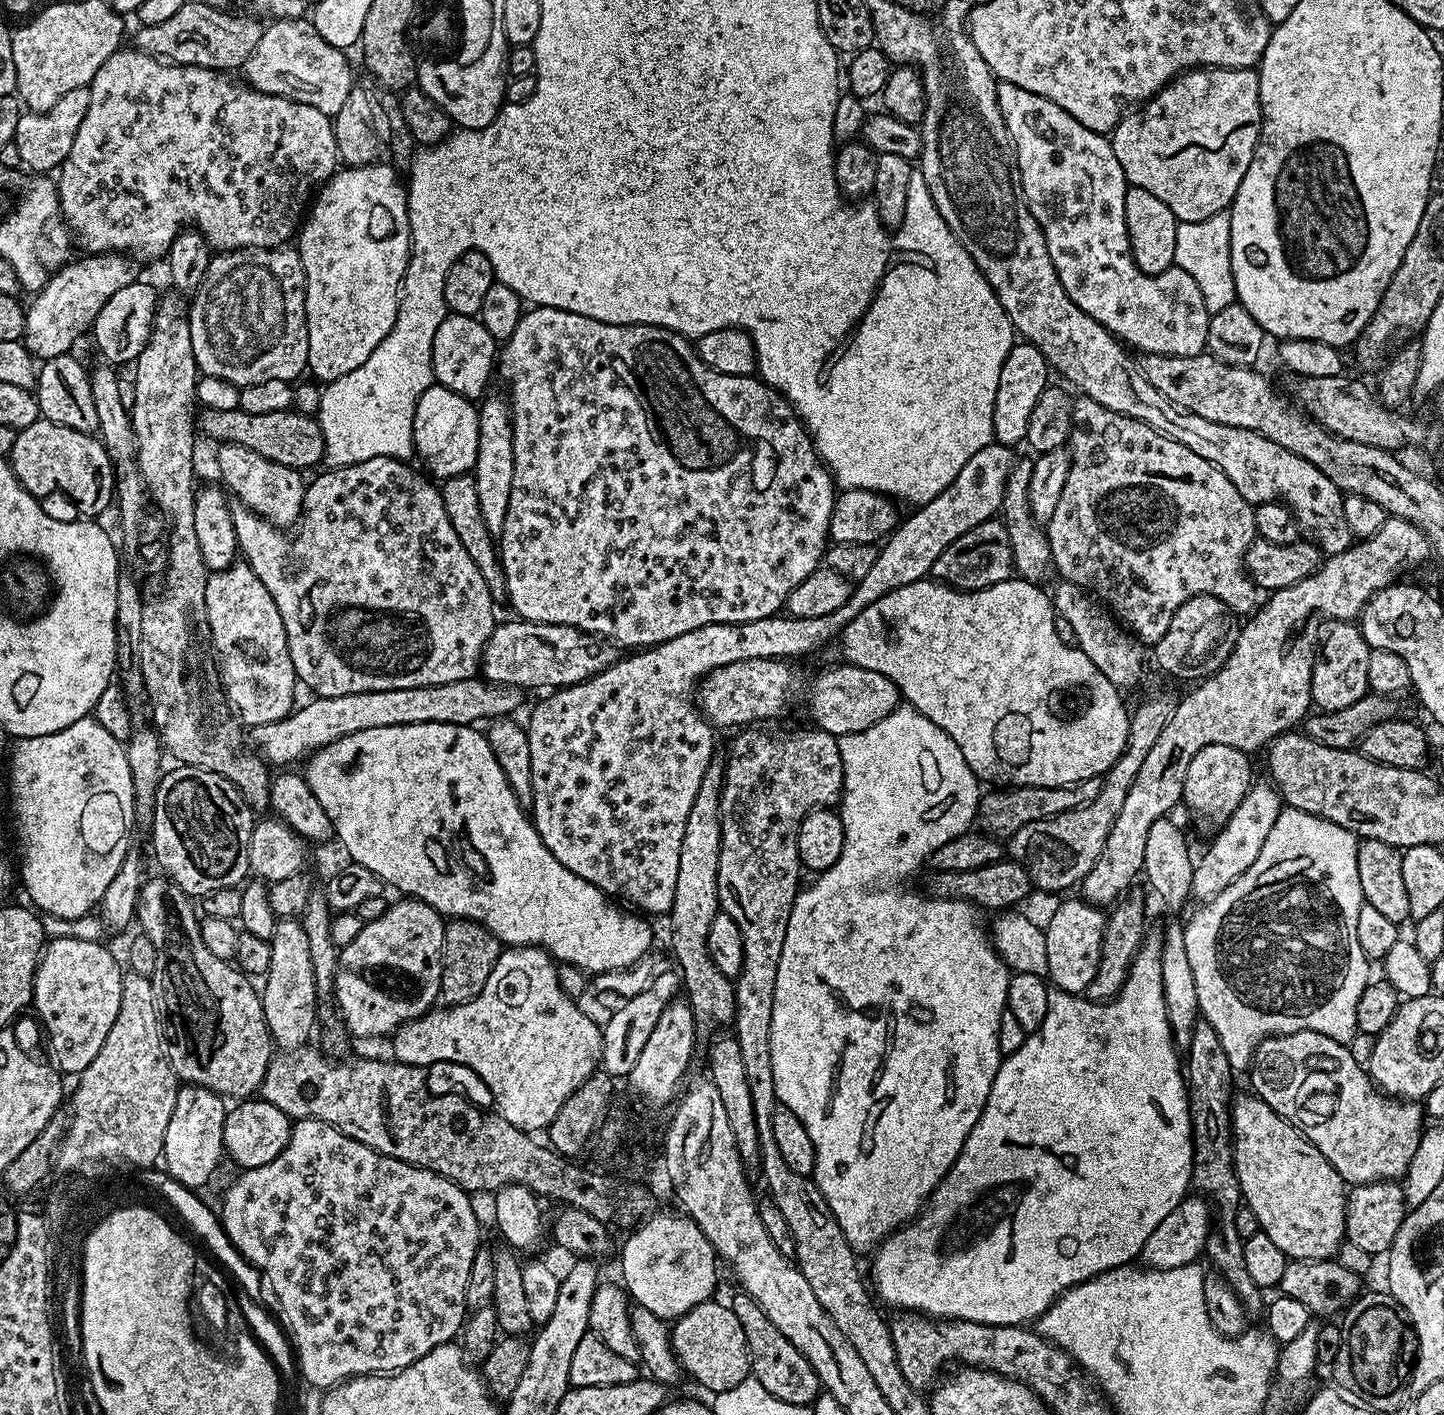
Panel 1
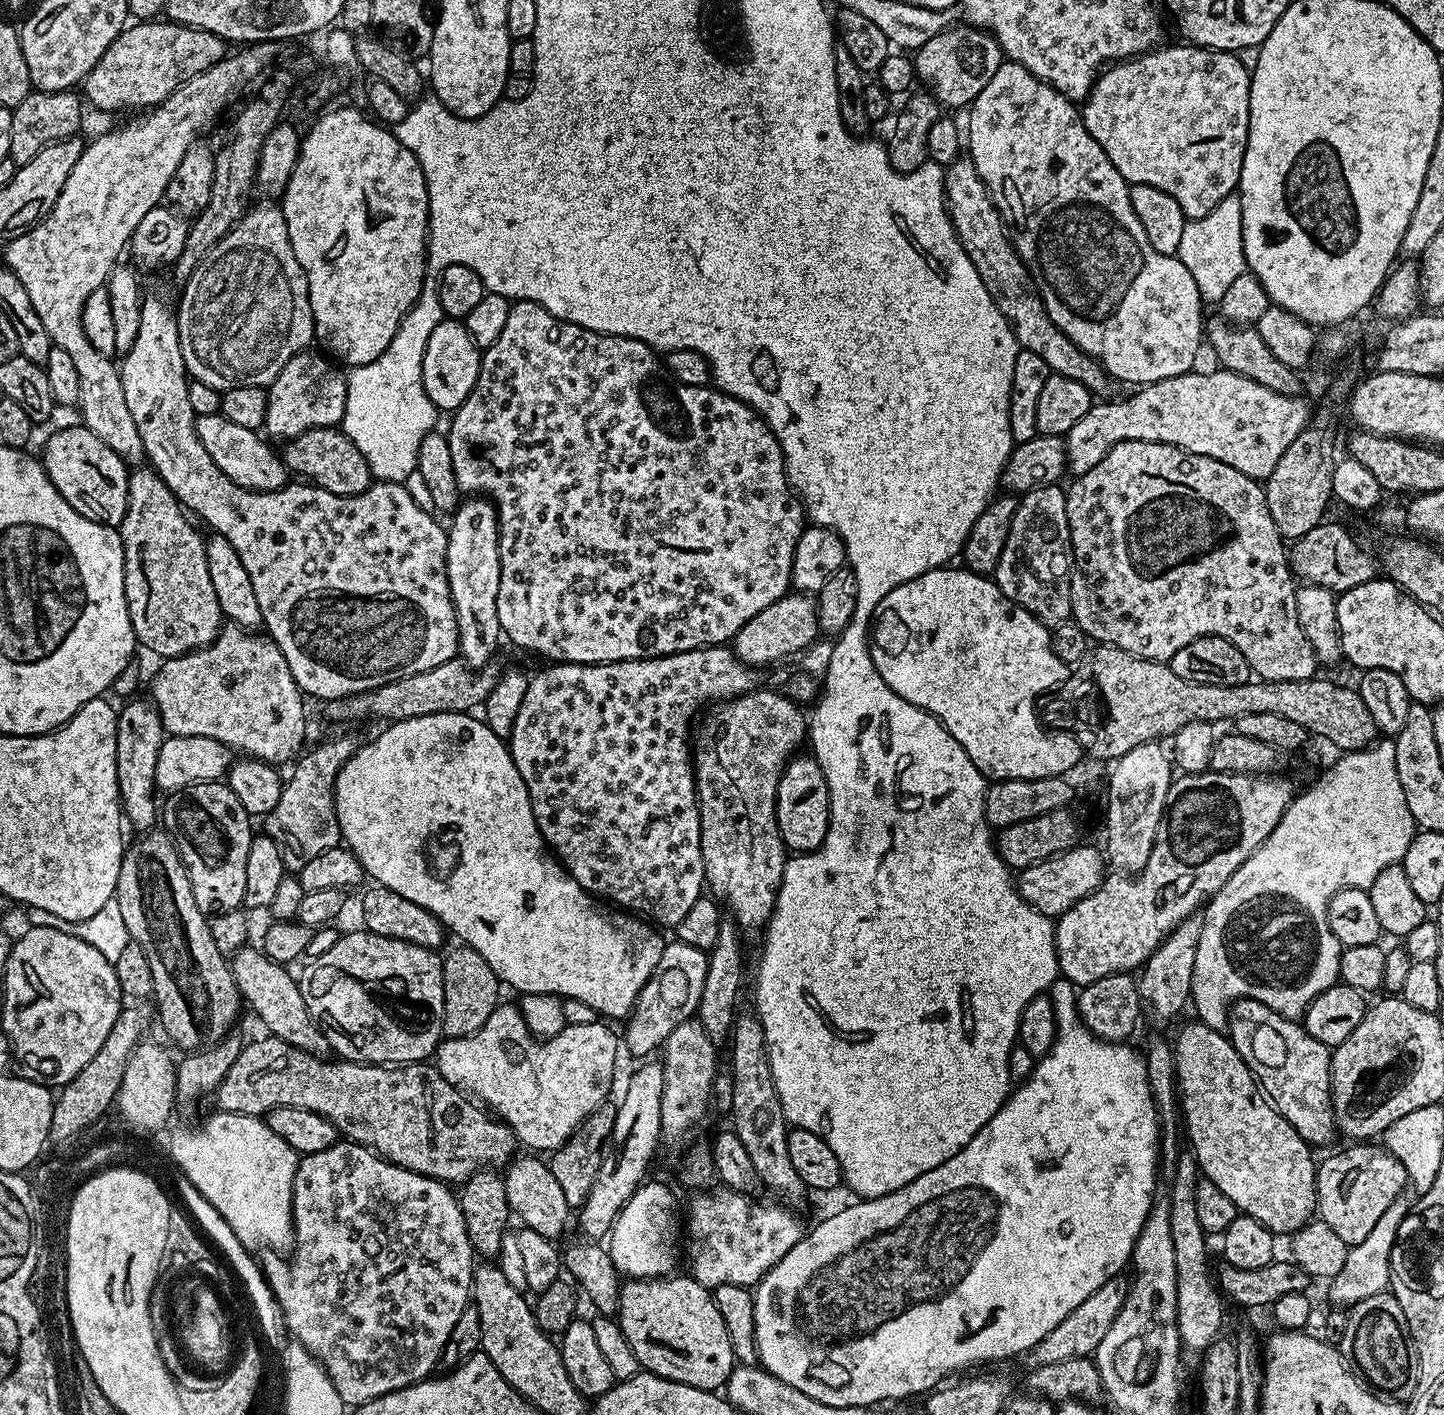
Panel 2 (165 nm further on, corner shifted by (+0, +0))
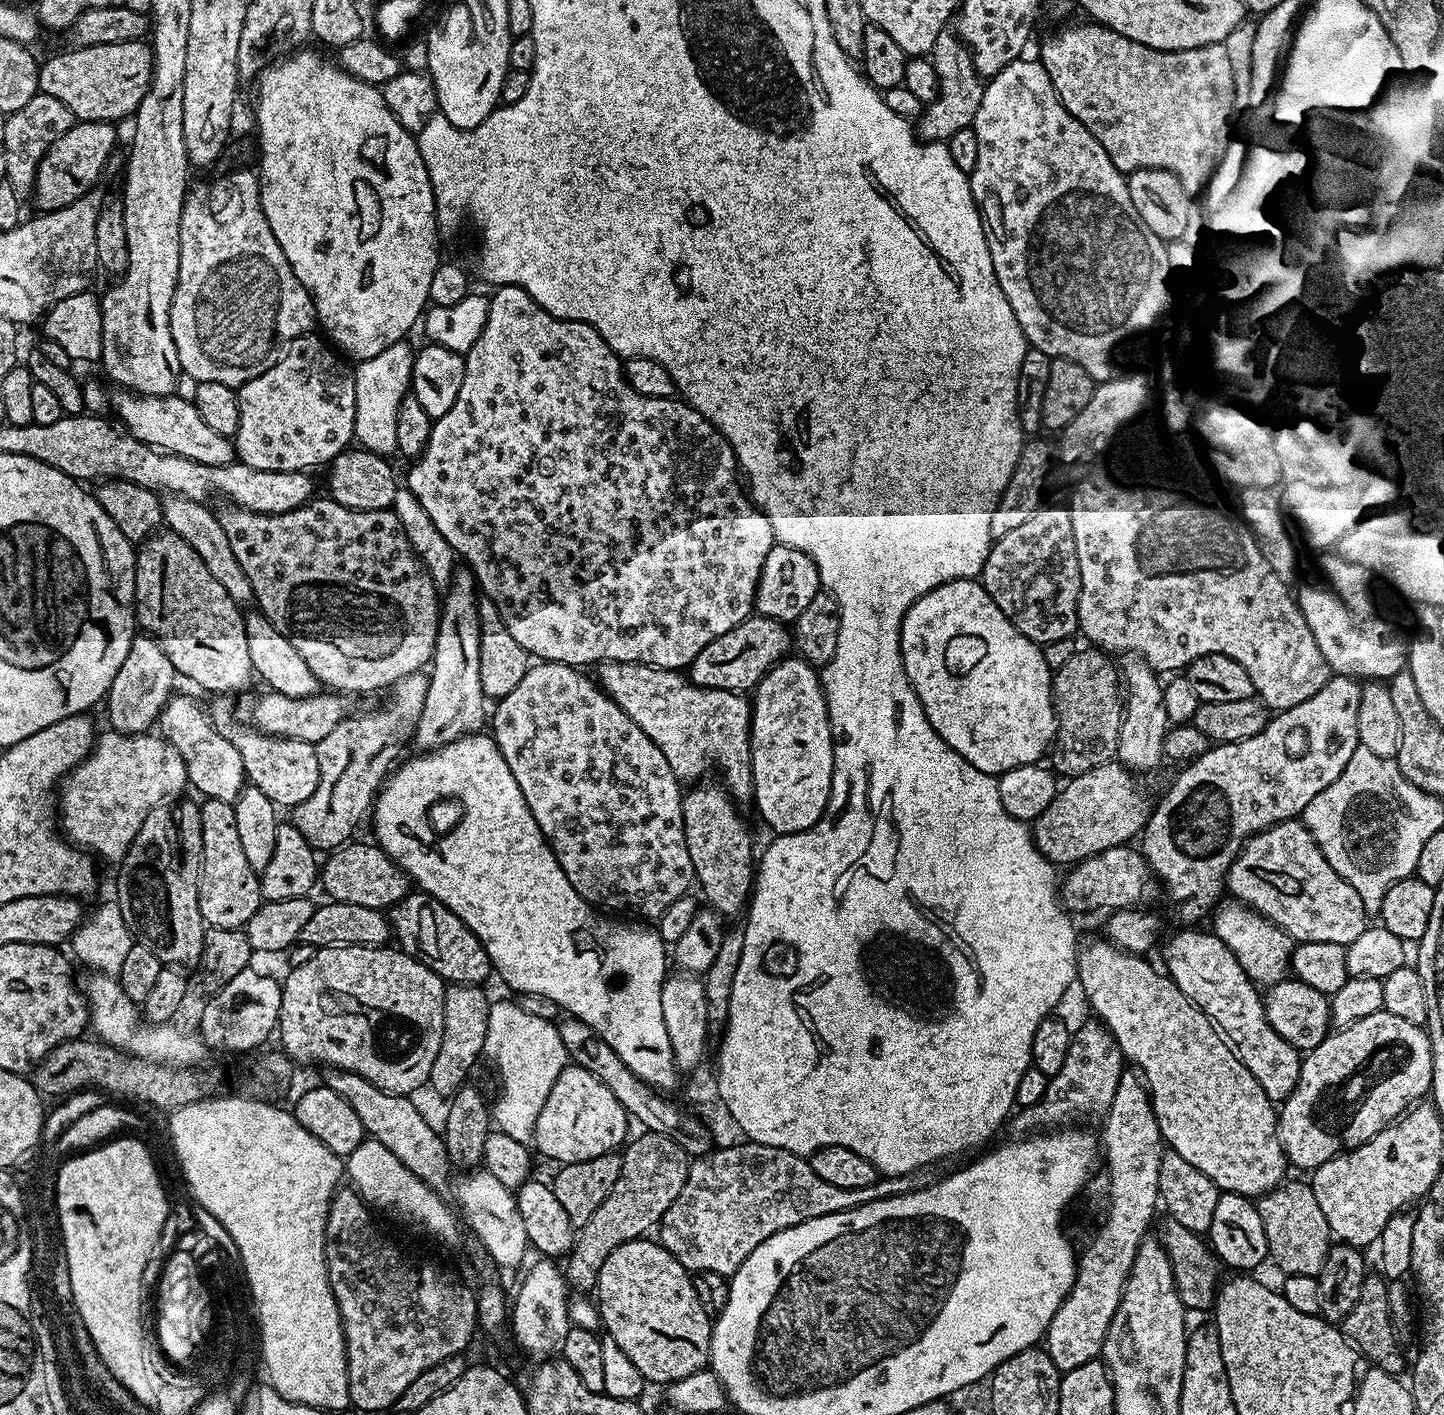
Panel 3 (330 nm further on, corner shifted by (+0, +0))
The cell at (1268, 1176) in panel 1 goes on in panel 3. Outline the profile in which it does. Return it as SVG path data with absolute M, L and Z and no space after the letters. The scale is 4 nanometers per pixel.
M1101 938L1101 940L1092 940L1085 948L1083 945L1079 949L1076 957L1076 974L1079 987L1084 987L1084 992L1088 995L1089 1006L1096 1011L1093 1012L1095 1019L1103 1022L1111 1030L1112 1037L1118 1042L1120 1051L1124 1053L1125 1061L1129 1065L1137 1064L1137 1066L1132 1066L1138 1069L1139 1075L1148 1085L1148 1092L1152 1096L1152 1109L1158 1118L1160 1135L1165 1145L1171 1151L1182 1154L1182 1158L1186 1158L1186 1162L1190 1162L1190 1166L1198 1166L1198 1170L1202 1170L1202 1174L1206 1174L1206 1178L1210 1178L1225 1192L1237 1192L1239 1196L1259 1198L1265 1192L1271 1192L1272 1189L1280 1187L1286 1176L1284 1171L1289 1171L1290 1165L1288 1157L1284 1155L1284 1147L1280 1141L1278 1112L1274 1107L1274 1101L1266 1095L1262 1086L1258 1086L1254 1074L1250 1074L1250 1070L1246 1070L1246 1066L1236 1056L1232 1045L1228 1043L1209 1016L1201 1008L1191 1004L1186 998L1186 994L1182 994L1182 990L1178 990L1178 986L1172 981L1171 976L1165 974L1159 967L1156 969L1154 965L1147 964L1144 960L1147 959L1143 955L1125 952L1123 948L1117 948L1115 944Z

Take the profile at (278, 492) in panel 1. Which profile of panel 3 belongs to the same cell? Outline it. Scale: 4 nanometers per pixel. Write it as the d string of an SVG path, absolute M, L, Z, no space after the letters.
M127 390L113 391L110 404L120 415L119 423L128 435L141 440L150 448L181 456L206 466L226 466L237 459L235 443L229 437L218 434L214 426L206 426L202 422L202 414L198 414L195 403L183 400L175 394L171 396L137 396Z

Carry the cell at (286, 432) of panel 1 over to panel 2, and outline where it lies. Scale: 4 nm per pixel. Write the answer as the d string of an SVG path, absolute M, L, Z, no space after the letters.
M339 427L315 428L298 434L282 448L282 459L289 473L298 475L318 488L325 488L339 496L362 494L373 484L374 477L362 450L350 442L350 438Z

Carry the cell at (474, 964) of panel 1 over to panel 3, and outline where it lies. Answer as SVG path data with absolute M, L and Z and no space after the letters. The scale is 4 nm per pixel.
M448 984L444 989L444 1029L438 1058L428 1075L428 1084L443 1098L455 1096L459 1088L469 1083L476 1059L484 1056L484 1043L488 1029L490 999L483 987L474 984Z

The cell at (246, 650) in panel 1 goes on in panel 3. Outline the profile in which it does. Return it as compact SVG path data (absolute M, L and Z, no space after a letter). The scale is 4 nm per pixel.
M220 694L215 697L216 700L210 704L210 715L212 724L217 730L224 735L234 746L234 750L238 750L242 754L242 762L244 763L244 774L247 783L253 788L262 790L262 794L266 794L266 798L270 798L272 803L280 810L291 810L298 807L302 802L306 802L306 798L310 798L310 794L314 794L314 789L318 787L318 754L316 753L316 745L310 742L298 742L294 738L282 738L281 736L265 736L263 732L257 732L255 728L247 723L236 721L236 716L232 713L233 697L228 694Z

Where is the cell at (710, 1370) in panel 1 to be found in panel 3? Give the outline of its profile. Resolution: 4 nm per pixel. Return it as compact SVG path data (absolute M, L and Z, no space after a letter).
M641 1238L618 1246L618 1250L614 1250L614 1254L602 1262L594 1300L598 1305L603 1331L614 1338L614 1342L618 1342L618 1347L626 1353L626 1358L630 1358L630 1362L642 1370L645 1381L652 1383L653 1380L656 1384L667 1386L709 1367L713 1319L703 1309L688 1269L683 1268L655 1239Z

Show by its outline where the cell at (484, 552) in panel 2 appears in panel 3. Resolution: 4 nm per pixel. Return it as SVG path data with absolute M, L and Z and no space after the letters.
M460 566L455 569L452 573L450 583L447 585L446 591L442 596L442 607L440 610L440 629L438 630L438 638L436 639L436 649L432 655L432 662L430 665L430 675L428 676L428 689L426 690L426 706L422 710L422 718L418 718L418 726L416 727L416 735L414 737L414 744L417 744L417 749L420 750L431 750L434 748L441 748L446 746L450 742L454 742L458 738L463 736L475 736L481 731L480 728L485 727L486 724L486 708L484 712L484 703L486 703L486 697L482 690L482 673L481 663L482 658L480 657L480 619L478 618L478 585L476 577L472 575L471 571L467 567Z

